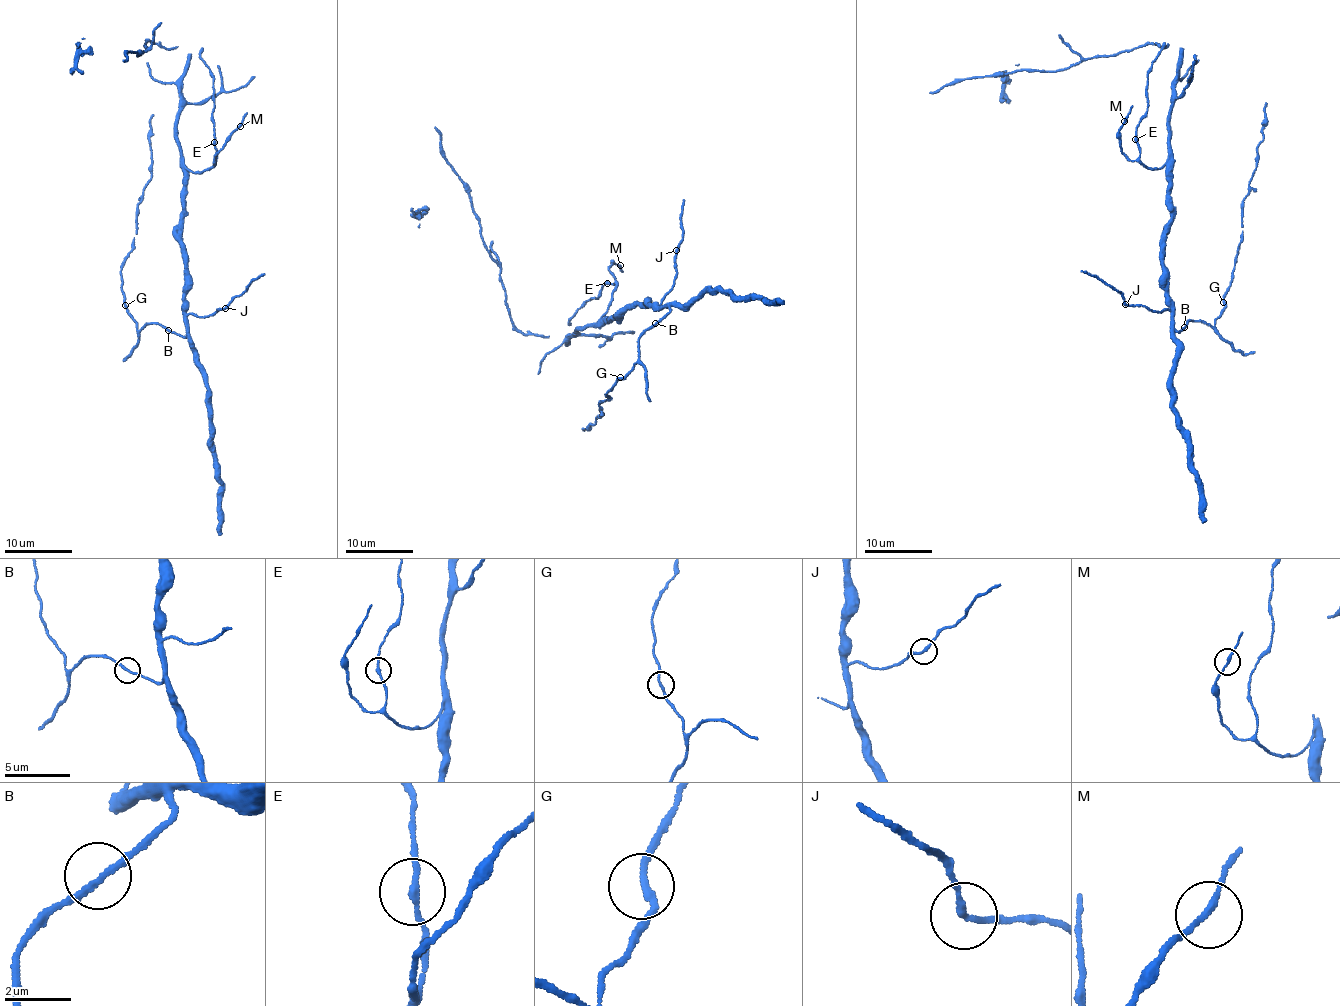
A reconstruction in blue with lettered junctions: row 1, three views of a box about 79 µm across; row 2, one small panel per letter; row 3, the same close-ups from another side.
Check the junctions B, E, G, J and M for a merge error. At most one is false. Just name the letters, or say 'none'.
none

